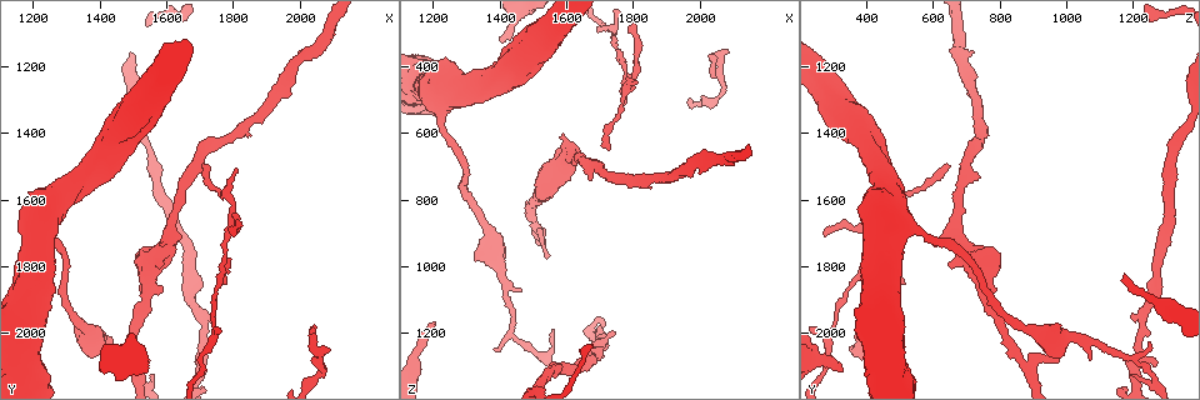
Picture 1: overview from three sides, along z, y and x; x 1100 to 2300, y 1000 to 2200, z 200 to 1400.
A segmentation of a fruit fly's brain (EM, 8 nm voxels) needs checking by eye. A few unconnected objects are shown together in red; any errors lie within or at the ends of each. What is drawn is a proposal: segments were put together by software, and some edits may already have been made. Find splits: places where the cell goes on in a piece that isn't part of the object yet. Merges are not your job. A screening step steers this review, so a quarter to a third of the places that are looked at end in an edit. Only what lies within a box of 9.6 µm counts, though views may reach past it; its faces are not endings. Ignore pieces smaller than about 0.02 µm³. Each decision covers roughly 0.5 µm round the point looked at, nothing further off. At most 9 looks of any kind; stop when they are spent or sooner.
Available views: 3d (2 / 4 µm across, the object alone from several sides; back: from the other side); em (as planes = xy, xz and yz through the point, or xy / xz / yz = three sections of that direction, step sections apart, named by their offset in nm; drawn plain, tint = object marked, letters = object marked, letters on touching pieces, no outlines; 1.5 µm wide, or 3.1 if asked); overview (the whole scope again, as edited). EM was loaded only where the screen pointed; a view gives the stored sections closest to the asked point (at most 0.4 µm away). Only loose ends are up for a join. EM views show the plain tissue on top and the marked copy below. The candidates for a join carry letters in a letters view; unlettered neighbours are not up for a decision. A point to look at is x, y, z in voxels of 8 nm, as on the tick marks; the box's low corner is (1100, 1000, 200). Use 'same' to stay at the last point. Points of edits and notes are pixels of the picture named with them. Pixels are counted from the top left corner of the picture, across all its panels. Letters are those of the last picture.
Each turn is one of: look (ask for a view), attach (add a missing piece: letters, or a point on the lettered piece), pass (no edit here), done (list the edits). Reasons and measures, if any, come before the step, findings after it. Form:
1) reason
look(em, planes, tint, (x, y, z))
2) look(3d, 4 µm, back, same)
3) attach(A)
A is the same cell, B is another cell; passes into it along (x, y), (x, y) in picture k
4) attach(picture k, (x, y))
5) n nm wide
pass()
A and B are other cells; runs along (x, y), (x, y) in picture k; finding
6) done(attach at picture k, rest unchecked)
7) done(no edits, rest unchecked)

long arm stops here
look(em, planes, letters, (1200, 1830, 1180))

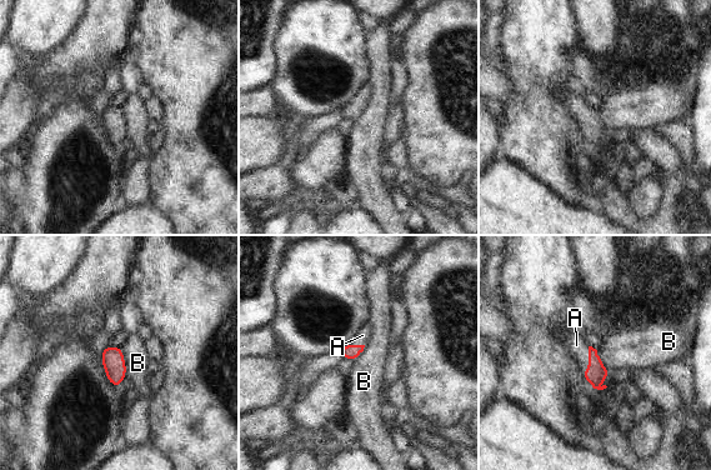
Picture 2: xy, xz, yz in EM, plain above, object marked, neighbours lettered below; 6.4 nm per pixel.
attach(A)
A is the same cell, B is another cell; passes into it along (596, 373), (589, 359), (576, 345) in picture 2; the cell continues

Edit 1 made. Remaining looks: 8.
see it whole again
look(overview)

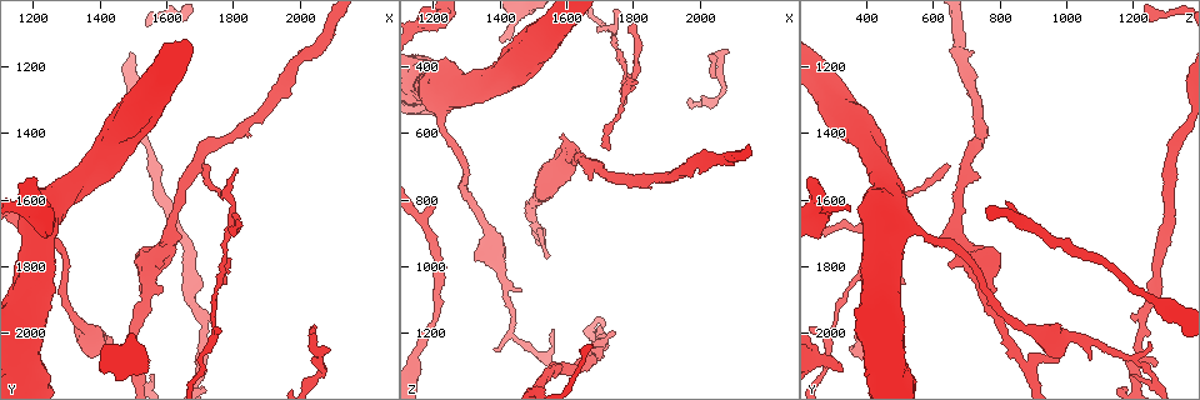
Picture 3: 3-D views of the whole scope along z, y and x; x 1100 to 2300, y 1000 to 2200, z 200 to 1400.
branch stops here
look(3d, 4 µm, (1410, 2110, 330))

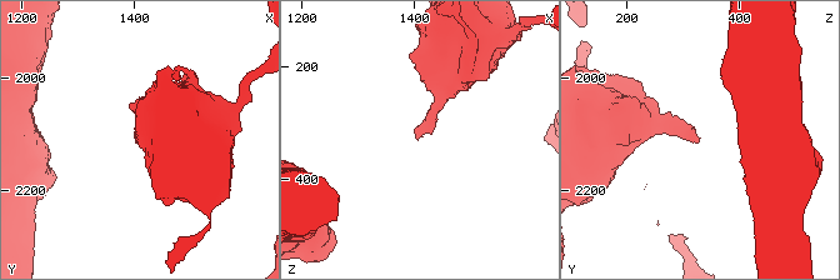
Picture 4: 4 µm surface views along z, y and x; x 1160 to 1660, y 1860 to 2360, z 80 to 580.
need the tissue
look(em, planes, letters, (1405, 2115, 330))

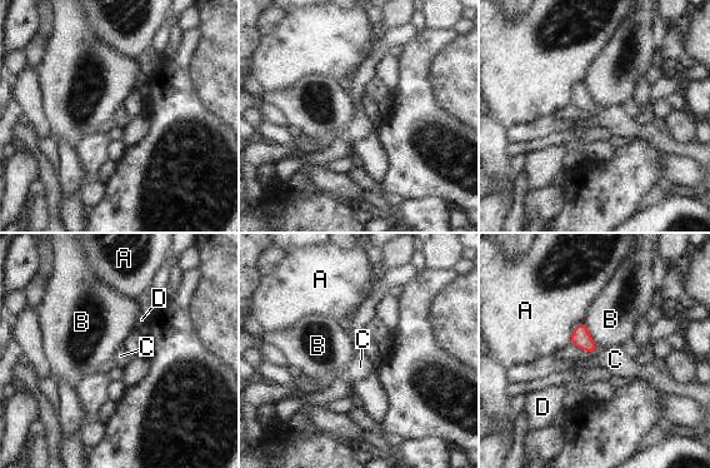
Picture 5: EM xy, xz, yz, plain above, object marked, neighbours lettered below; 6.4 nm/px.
attach(C)
C is the same cell, A, B and D are other cells; passes into it along (580, 338), (596, 350), (615, 359) in picture 5; the cell continues

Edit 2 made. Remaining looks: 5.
redraw
look(overview)

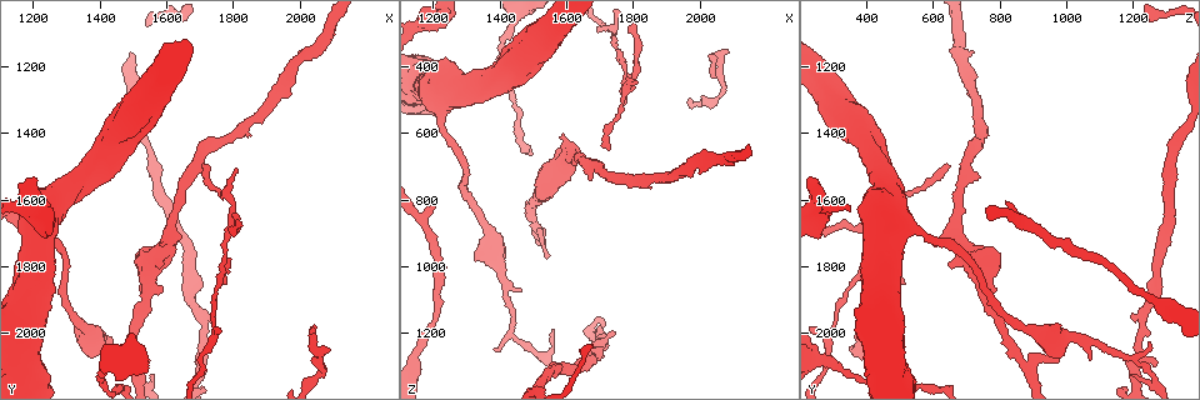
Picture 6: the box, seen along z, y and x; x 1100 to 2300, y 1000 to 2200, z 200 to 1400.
free end
look(3d, 4 µm, back, (1750, 1940, 1200))

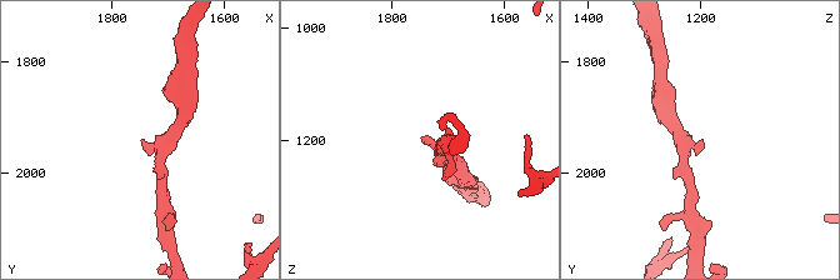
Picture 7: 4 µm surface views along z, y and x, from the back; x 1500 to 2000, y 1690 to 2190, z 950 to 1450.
arms of 180, 220 nm; now the EM
look(em, xz, step 4, letters, (1750, 1940, 1195))

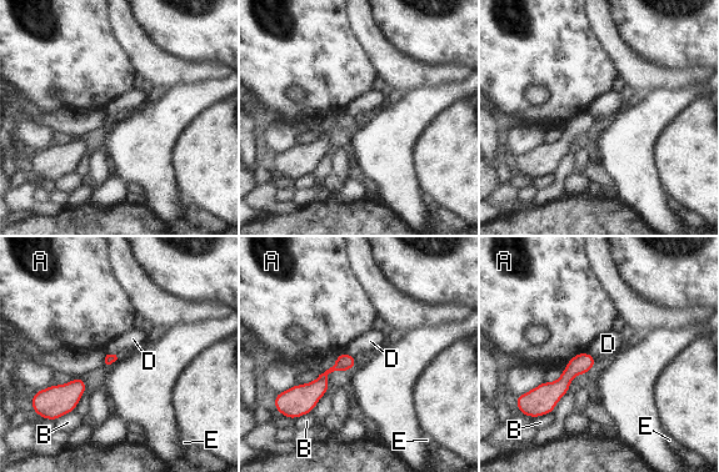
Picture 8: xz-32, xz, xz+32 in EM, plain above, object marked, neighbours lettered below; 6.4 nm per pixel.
look(em, planes, letters, same)

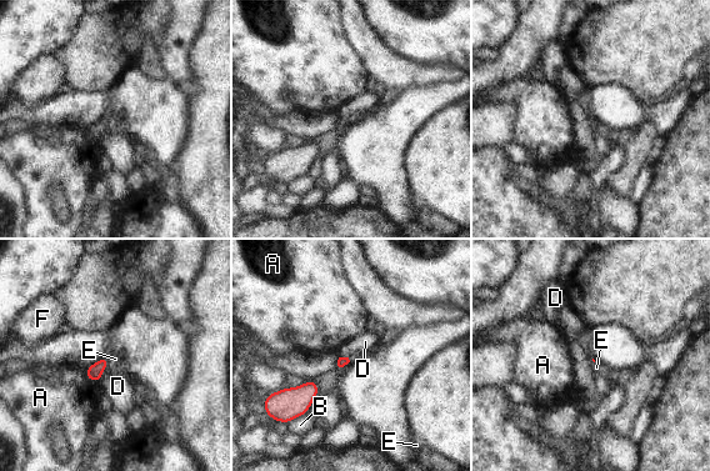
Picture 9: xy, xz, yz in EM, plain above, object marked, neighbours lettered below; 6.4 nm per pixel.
pass()
A, B, D, E and F are other cells; border along (108, 357), (109, 362) in picture 9; no lettered piece goes on from it

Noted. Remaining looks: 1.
done(attach at picture 2, attach at picture 5, rest unchecked)

